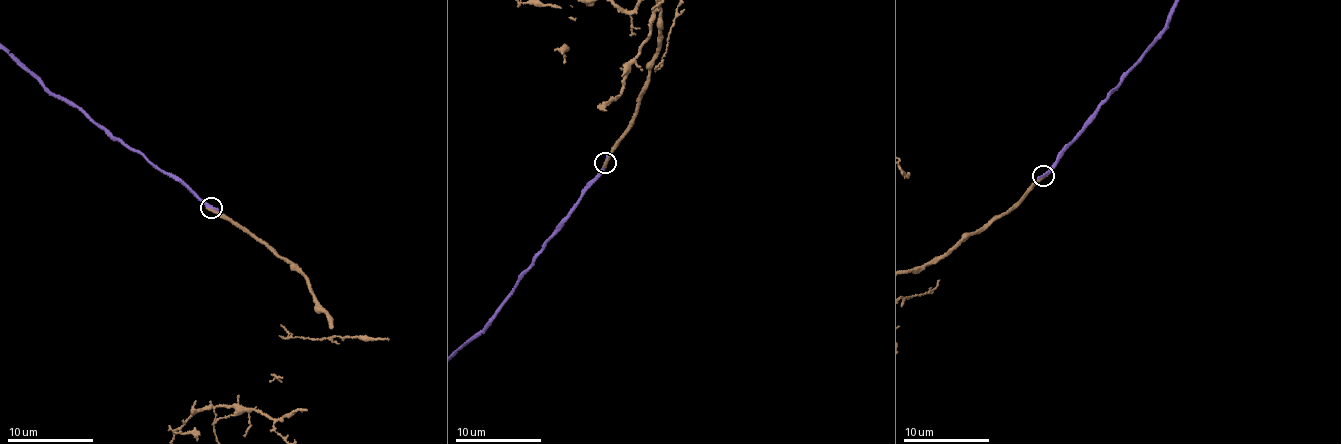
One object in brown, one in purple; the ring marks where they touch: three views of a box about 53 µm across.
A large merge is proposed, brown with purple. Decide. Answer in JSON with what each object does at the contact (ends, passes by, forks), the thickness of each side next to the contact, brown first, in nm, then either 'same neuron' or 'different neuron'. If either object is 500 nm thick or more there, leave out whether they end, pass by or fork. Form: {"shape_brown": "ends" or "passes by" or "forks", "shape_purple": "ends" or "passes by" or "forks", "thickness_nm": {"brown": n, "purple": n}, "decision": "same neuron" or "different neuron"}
{"shape_brown": "ends", "shape_purple": "ends", "thickness_nm": {"brown": 280, "purple": 280}, "decision": "different neuron"}

